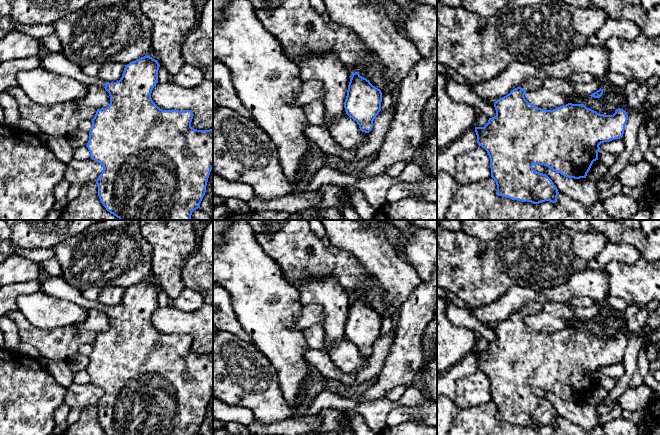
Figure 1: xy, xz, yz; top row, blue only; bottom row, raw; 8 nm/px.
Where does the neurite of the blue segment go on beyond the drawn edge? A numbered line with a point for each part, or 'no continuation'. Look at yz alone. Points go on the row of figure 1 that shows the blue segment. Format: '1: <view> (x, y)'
1: yz (533, 83)

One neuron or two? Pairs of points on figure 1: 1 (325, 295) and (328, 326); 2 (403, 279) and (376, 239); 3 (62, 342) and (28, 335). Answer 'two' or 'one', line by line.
1: one
2: one
3: one

